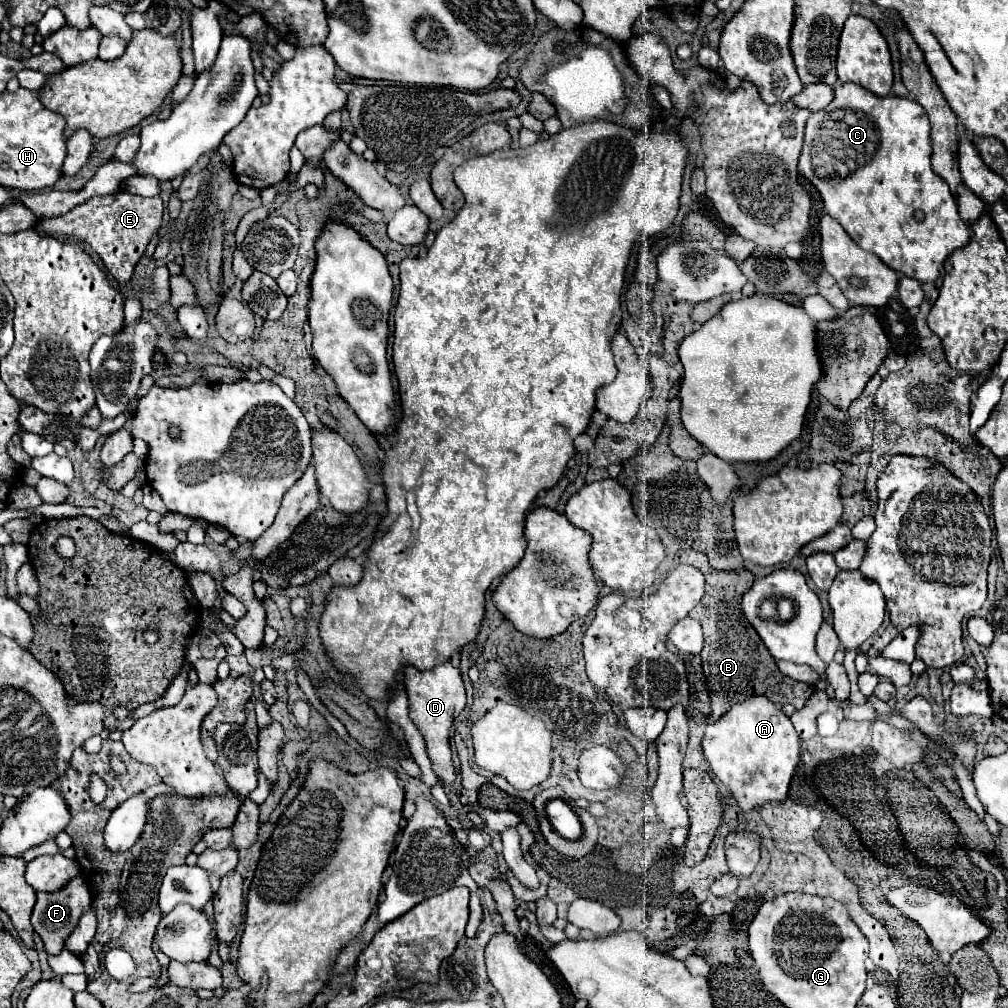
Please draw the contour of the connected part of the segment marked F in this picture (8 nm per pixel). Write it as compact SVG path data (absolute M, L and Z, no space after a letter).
M82 877L72 879L58 893L38 893L38 901L32 911L32 925L34 925L34 931L42 937L44 951L48 955L60 955L60 951L64 949L64 941L70 937L70 933L76 929L80 917L88 909L90 909L90 893L88 893L88 885Z

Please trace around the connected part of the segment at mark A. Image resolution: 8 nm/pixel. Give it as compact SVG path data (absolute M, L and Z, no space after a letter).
M752 695L744 701L732 705L722 717L706 728L706 735L702 739L702 751L710 763L712 773L732 791L742 811L750 811L754 807L766 803L778 803L786 799L790 779L794 769L800 761L800 737L782 709L778 709L766 695Z

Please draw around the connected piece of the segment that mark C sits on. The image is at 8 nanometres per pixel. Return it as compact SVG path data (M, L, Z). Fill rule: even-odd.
M854 83L834 85L832 103L812 113L798 163L798 171L820 191L824 209L866 251L878 255L890 269L922 283L936 281L946 257L968 243L968 225L958 217L958 205L944 181L932 171L930 121L922 105L912 99L878 97Z

